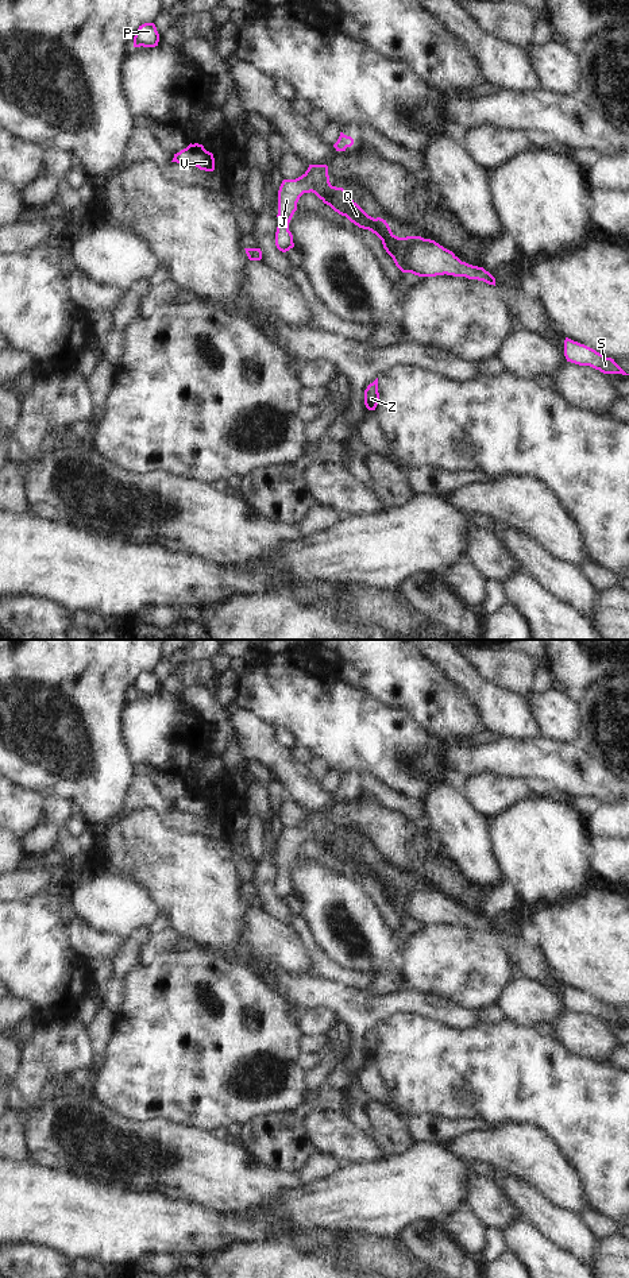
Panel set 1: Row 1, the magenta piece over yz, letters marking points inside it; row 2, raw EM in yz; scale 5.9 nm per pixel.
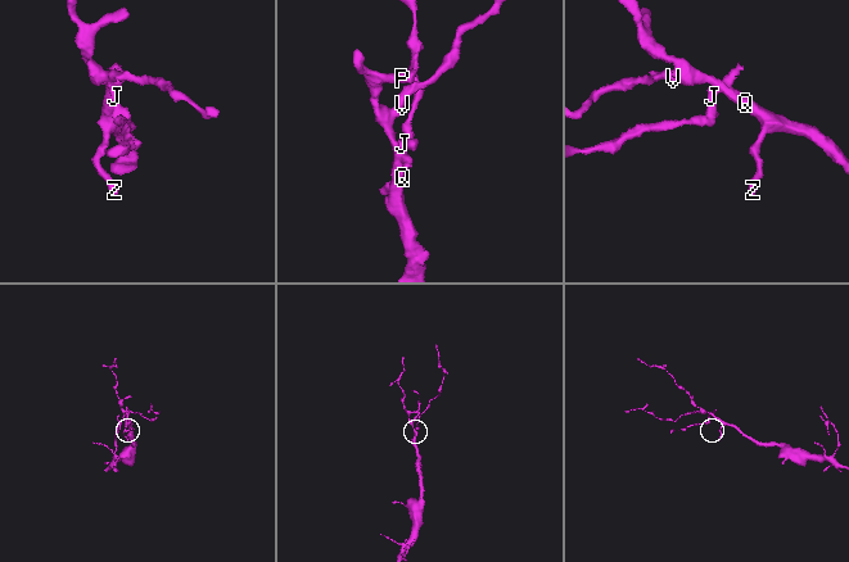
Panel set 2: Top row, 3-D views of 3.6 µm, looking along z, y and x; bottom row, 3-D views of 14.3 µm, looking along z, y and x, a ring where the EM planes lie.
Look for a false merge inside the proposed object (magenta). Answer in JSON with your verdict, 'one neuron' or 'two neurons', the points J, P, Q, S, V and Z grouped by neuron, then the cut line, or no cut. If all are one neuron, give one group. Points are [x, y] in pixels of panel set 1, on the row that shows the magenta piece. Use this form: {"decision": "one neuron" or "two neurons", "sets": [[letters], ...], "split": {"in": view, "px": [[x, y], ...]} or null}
{"decision": "two neurons", "sets": [["J"], ["P", "Q", "S", "V", "Z"]], "split": {"in": "yz", "px": [[328, 178], [320, 182], [312, 192]]}}

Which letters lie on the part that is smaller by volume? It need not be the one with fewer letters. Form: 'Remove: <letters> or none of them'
Remove: J

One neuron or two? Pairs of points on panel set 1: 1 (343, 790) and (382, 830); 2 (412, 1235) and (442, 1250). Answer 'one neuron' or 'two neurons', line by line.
1: two neurons
2: one neuron

